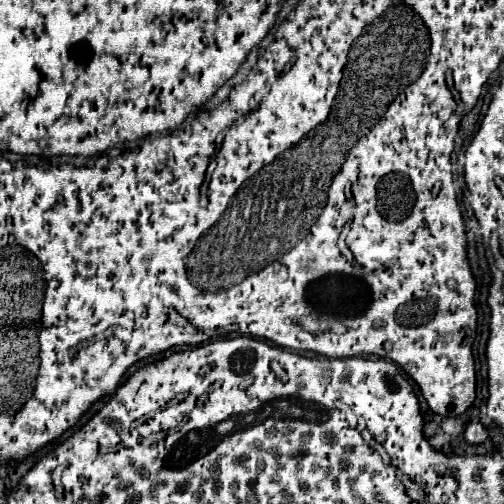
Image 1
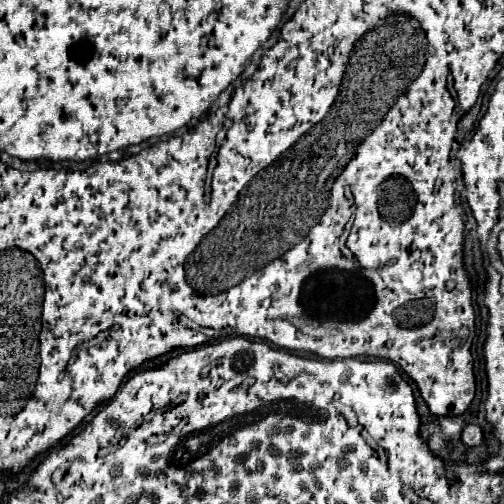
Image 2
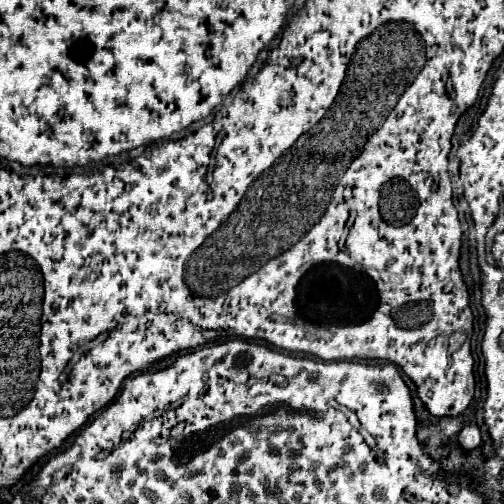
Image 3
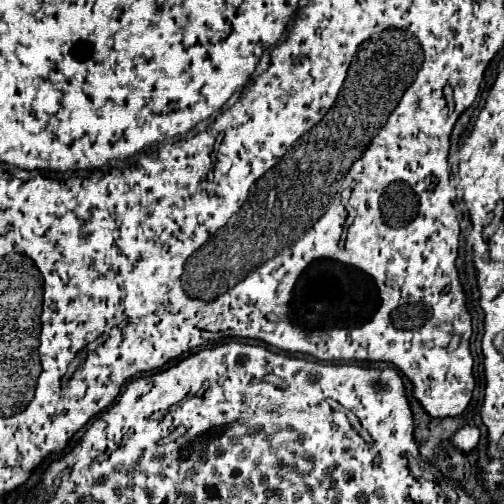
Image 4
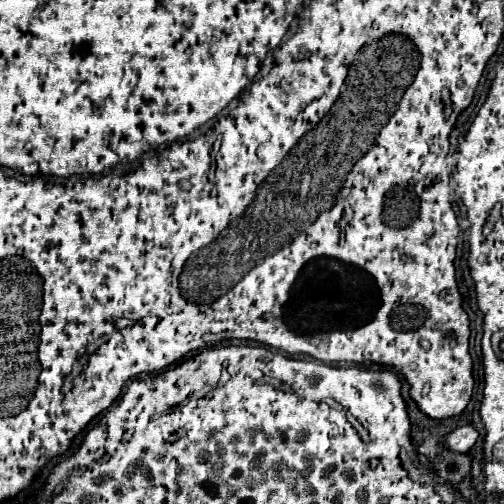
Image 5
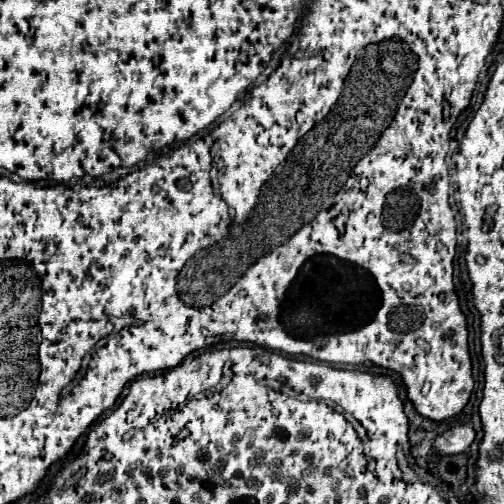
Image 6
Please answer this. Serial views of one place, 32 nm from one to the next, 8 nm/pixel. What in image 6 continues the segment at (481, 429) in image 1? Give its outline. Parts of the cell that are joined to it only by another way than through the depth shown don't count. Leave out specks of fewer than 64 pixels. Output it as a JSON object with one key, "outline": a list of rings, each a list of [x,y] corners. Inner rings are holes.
{"outline":[[[454,426],[450,430],[446,430],[444,434],[436,436],[434,440],[434,448],[440,454],[462,454],[470,448],[470,444],[476,440],[476,432],[472,426]]]}

